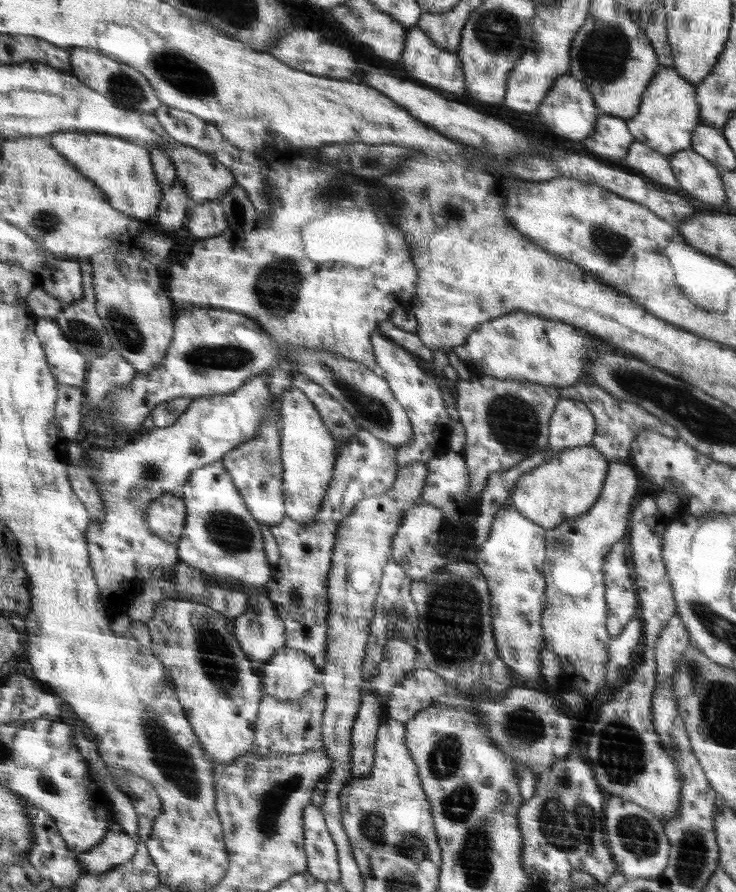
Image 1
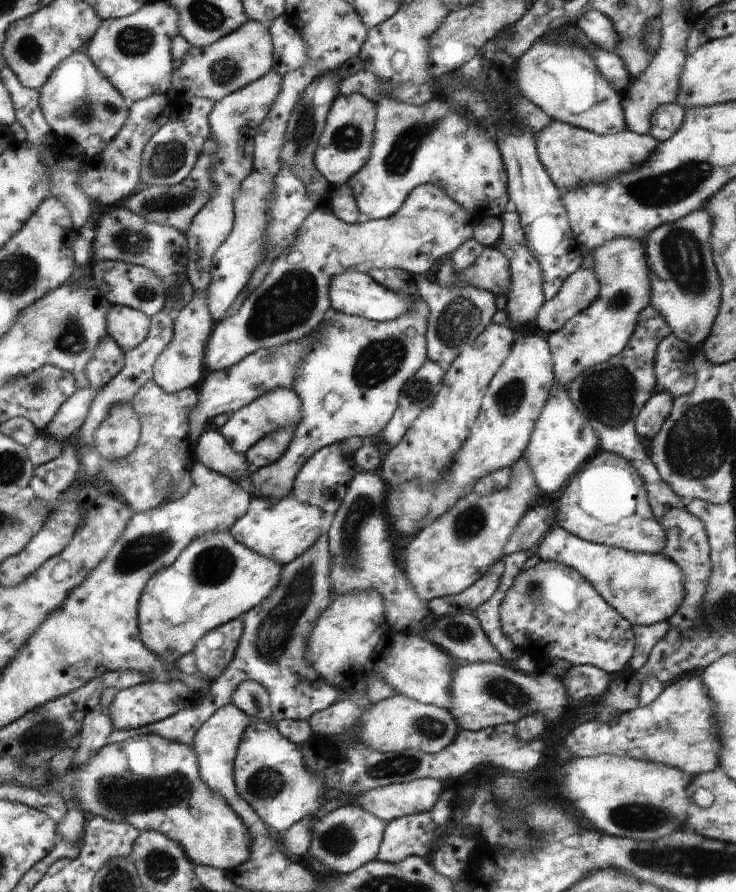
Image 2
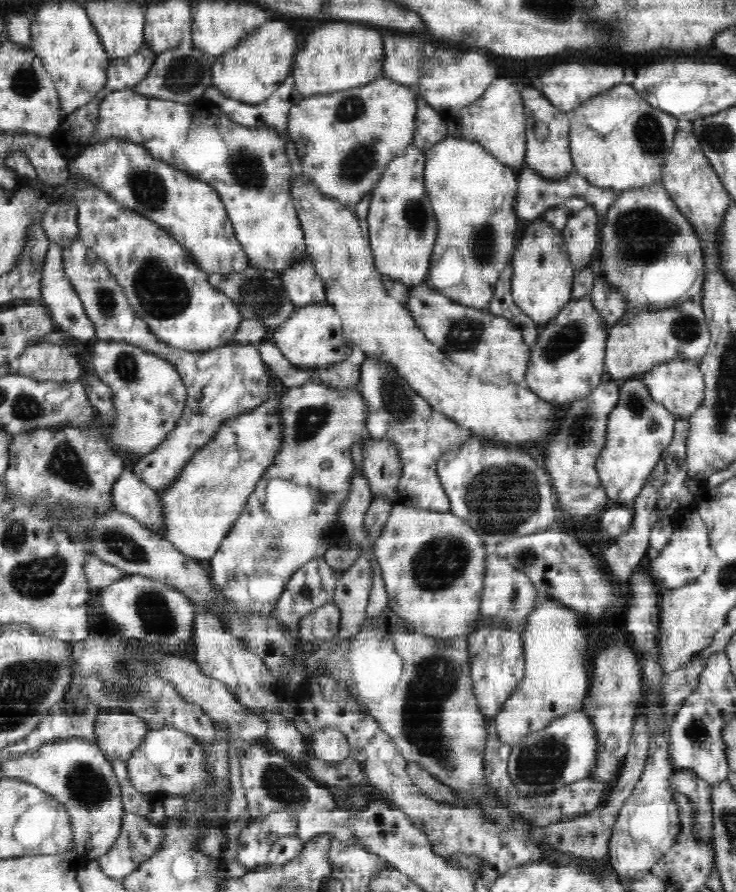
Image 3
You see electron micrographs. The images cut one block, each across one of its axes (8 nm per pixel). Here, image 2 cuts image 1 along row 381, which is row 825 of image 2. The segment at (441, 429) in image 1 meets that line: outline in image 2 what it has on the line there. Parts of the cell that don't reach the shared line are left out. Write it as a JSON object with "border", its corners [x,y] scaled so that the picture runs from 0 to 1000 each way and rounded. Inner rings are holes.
{"border":[[[579,909],[527,920],[520,946],[515,951],[516,966],[541,969],[556,960],[569,960],[582,965],[587,951],[592,948],[592,926],[584,911]]]}

